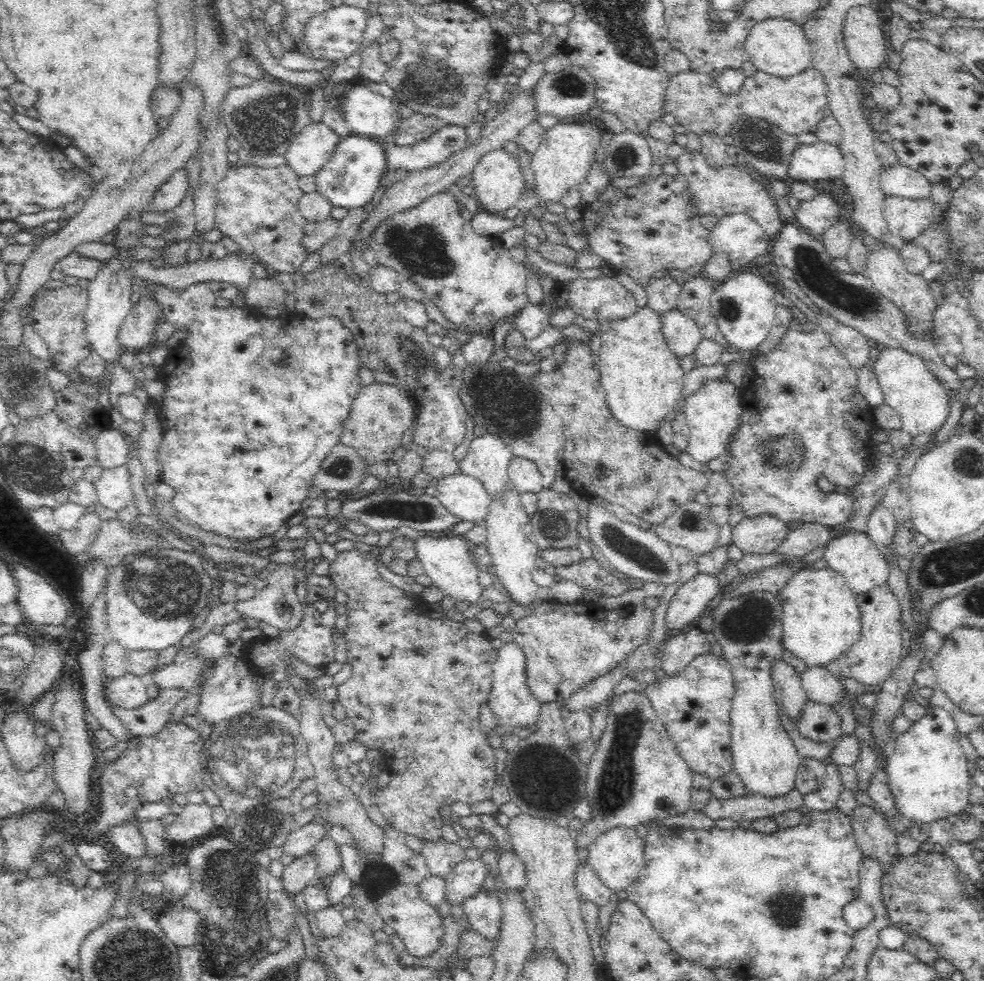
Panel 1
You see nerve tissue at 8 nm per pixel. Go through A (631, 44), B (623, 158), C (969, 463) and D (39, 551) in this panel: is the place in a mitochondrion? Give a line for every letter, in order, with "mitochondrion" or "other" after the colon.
A: mitochondrion
B: mitochondrion
C: mitochondrion
D: other

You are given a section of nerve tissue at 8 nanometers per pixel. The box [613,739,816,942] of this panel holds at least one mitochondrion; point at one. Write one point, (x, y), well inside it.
(787, 910)

